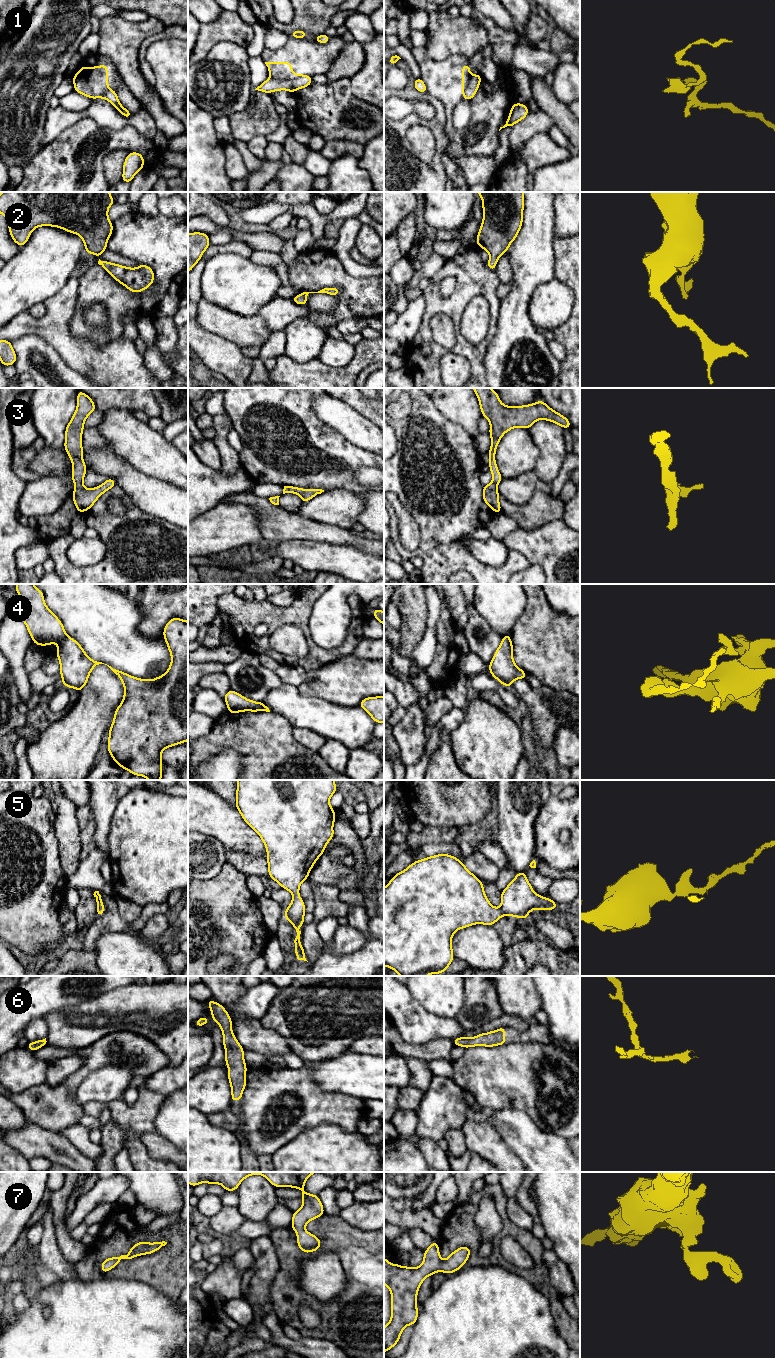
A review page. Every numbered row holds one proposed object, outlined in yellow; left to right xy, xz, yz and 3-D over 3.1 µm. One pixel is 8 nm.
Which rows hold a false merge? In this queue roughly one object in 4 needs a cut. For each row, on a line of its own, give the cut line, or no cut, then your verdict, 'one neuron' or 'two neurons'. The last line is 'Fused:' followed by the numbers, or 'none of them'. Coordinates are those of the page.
1: xz (303, 75), (293, 79), (272, 78) | two neurons
2: no cut | one neuron
3: no cut | one neuron
4: xy (67, 636), (58, 642) | two neurons
5: no cut | one neuron
6: no cut | one neuron
7: no cut | one neuron
Fused: 1, 4

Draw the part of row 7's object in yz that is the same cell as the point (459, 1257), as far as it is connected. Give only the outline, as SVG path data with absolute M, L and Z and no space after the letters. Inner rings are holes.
M432 1241L418 1268L392 1265L384 1257L384 1284L391 1291L391 1319L384 1327L384 1353L397 1344L407 1325L416 1323L419 1311L417 1293L424 1279L440 1271L448 1275L458 1271L471 1252L469 1247L462 1246L442 1261L438 1247L439 1244Z

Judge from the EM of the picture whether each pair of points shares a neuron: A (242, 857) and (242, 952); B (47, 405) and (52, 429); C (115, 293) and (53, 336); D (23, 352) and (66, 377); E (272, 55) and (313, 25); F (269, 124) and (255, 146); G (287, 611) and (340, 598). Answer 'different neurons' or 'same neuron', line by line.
A: different neurons
B: same neuron
C: different neurons
D: same neuron
E: different neurons
F: different neurons
G: different neurons

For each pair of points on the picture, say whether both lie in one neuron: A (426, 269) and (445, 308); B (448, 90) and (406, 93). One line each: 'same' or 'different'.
A: different
B: different

